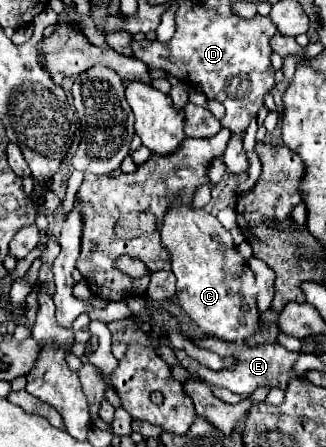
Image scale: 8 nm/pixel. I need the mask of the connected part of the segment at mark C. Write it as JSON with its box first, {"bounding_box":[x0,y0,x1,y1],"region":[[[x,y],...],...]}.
{"bounding_box":[161,200,259,342],"region":[[[175,200],[171,202],[171,208],[165,212],[161,226],[161,242],[171,256],[173,274],[177,276],[177,300],[181,308],[191,316],[191,320],[195,320],[203,332],[217,336],[221,340],[233,342],[233,340],[251,338],[255,334],[255,324],[259,320],[259,310],[255,304],[255,294],[257,294],[255,276],[249,270],[247,262],[239,256],[237,248],[233,246],[229,230],[225,230],[221,222],[203,208],[195,210],[193,202],[185,204]]]}

